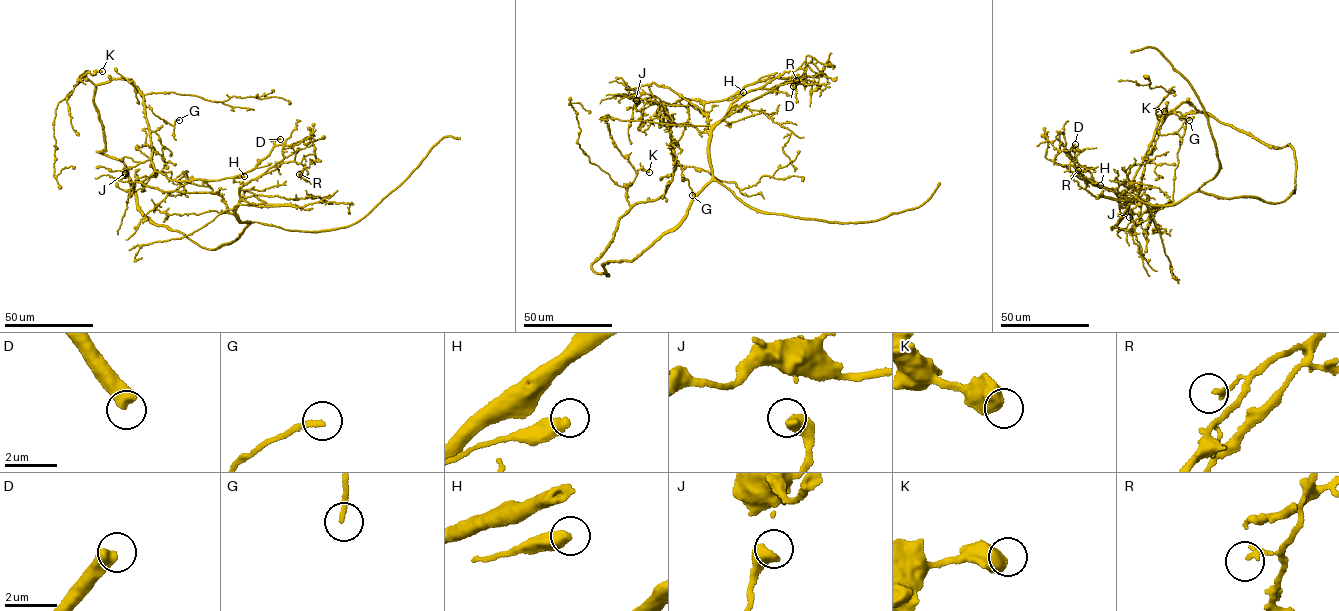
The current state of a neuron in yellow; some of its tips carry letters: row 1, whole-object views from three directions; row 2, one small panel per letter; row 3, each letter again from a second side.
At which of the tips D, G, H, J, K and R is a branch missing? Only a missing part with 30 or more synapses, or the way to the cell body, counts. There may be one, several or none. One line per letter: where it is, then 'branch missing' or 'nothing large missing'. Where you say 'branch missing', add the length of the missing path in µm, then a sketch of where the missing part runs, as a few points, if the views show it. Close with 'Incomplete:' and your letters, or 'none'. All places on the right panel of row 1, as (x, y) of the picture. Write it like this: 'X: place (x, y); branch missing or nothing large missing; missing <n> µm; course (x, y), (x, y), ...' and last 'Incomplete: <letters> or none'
D: place (1075, 144); branch missing; missing 70 µm; course (1075, 144), (1079, 126), (1077, 109), (1080, 97), (1087, 91), (1106, 95), (1122, 94), (1128, 90), (1125, 79)
G: place (1189, 120); nothing large missing
H: place (1100, 185); nothing large missing
J: place (1129, 217); nothing large missing
K: place (1164, 111); nothing large missing
R: place (1078, 170); nothing large missing
Incomplete: D

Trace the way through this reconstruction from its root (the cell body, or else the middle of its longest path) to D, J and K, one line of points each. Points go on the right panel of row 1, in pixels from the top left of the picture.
D: (1126, 208), (1119, 205), (1118, 196), (1112, 190), (1092, 183), (1077, 171), (1070, 154), (1075, 144)
J: (1126, 208), (1125, 204), (1126, 212), (1115, 226), (1124, 229), (1130, 222), (1129, 217)
K: (1126, 208), (1125, 191), (1142, 162), (1158, 120), (1184, 102), (1202, 113), (1176, 111), (1164, 118), (1164, 111)

